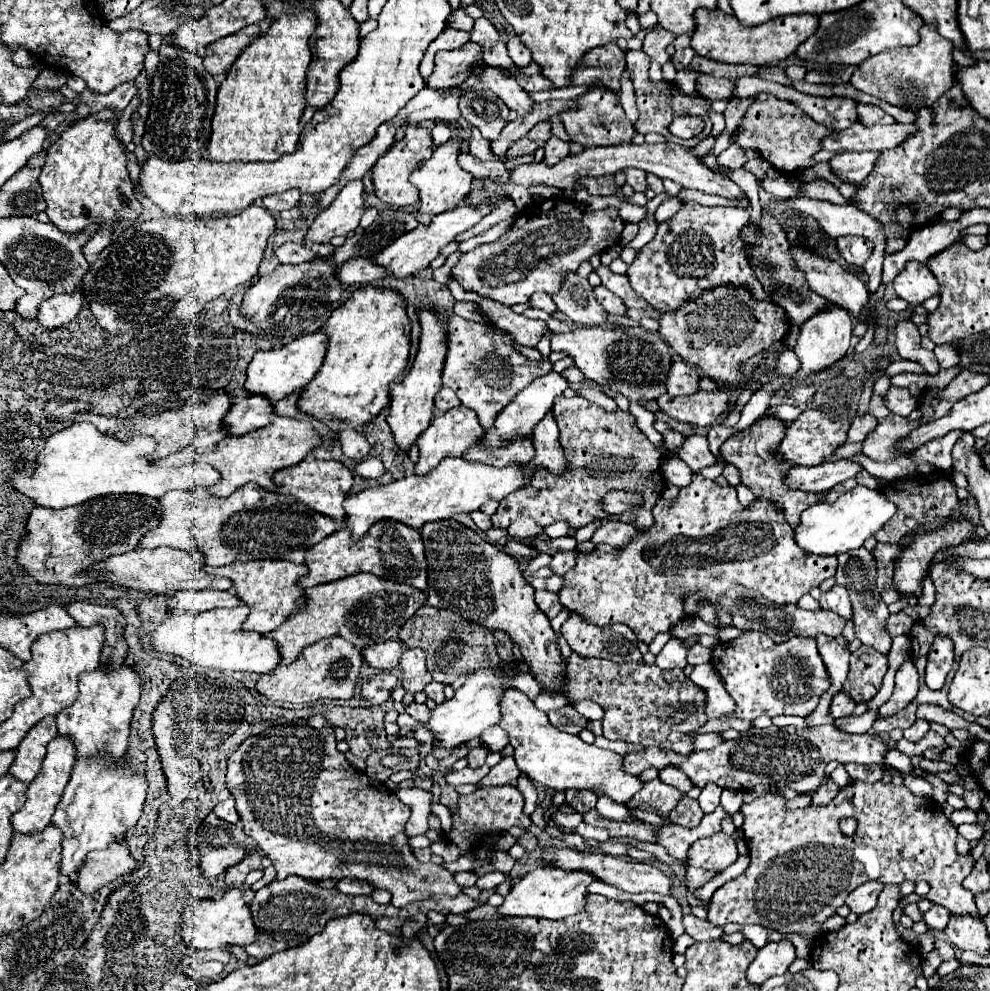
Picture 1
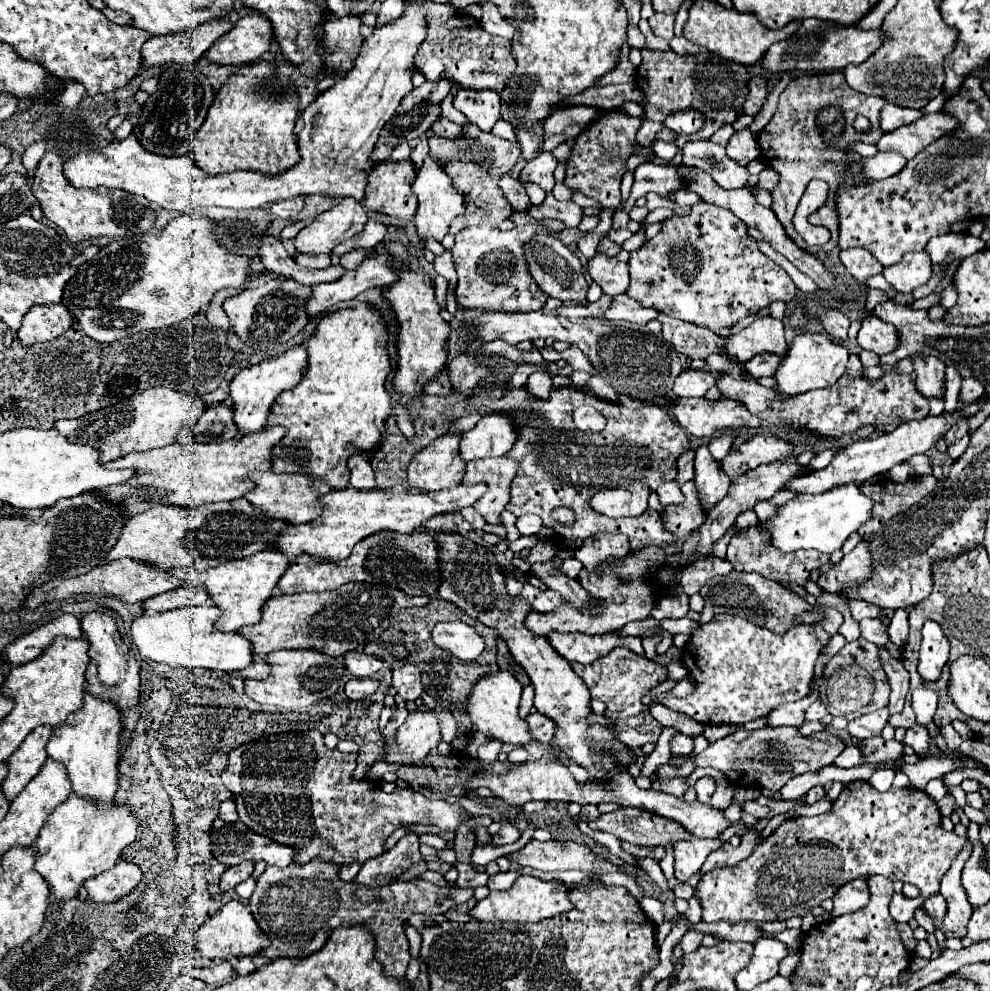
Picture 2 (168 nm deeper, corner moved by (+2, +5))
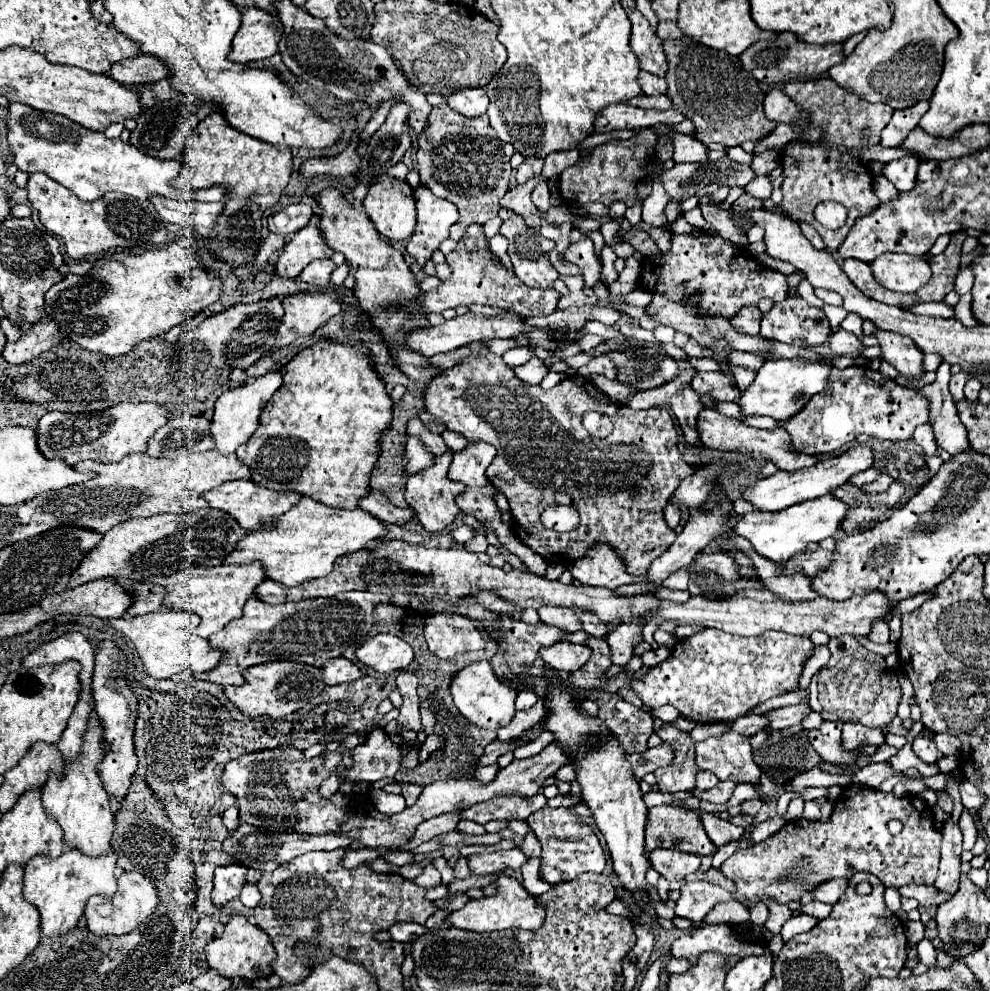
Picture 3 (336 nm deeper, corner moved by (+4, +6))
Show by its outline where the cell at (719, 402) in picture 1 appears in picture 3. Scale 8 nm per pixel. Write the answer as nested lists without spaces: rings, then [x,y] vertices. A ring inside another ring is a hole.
[[[716,407],[712,409],[702,409],[700,411],[700,417],[696,421],[696,429],[700,431],[700,441],[706,445],[706,447],[714,447],[714,449],[720,449],[720,451],[742,451],[742,453],[754,453],[754,457],[762,457],[762,459],[772,459],[778,469],[784,469],[784,471],[796,471],[800,467],[810,467],[814,465],[818,459],[812,457],[812,455],[802,455],[802,453],[792,453],[788,449],[790,445],[790,435],[776,427],[774,431],[770,429],[756,429],[756,427],[748,427],[744,425],[740,419],[734,419],[734,417],[726,417],[722,415]]]

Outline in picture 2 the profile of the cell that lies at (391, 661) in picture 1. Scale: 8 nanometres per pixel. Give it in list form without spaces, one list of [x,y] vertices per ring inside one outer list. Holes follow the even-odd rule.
[[[346,652],[344,656],[344,668],[358,678],[370,678],[372,674],[376,674],[382,668],[382,660],[374,658],[374,656],[366,656],[366,654],[358,654],[358,652]]]

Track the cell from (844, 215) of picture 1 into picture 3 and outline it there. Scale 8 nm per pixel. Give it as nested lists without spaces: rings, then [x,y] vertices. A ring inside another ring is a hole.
[[[914,303],[908,307],[908,311],[936,315],[936,317],[952,317],[952,307],[948,307],[944,303]]]

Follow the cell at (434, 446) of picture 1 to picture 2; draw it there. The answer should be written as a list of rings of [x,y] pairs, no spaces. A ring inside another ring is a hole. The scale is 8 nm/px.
[[[444,434],[424,448],[408,466],[408,486],[420,490],[442,490],[462,482],[466,464],[458,460],[462,434]]]

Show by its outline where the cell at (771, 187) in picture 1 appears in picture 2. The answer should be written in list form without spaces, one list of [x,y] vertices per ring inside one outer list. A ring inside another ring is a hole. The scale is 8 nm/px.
[[[686,142],[682,146],[682,164],[708,172],[724,190],[742,188],[748,180],[748,170],[724,154],[724,148],[710,142]]]

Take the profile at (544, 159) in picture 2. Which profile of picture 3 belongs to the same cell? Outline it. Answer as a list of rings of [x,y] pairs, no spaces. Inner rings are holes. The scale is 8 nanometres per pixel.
[[[534,175],[532,179],[528,179],[528,183],[516,185],[514,189],[508,189],[508,193],[500,199],[500,205],[502,205],[502,207],[508,207],[508,209],[512,209],[512,211],[516,211],[516,213],[520,213],[520,215],[524,215],[524,217],[528,217],[528,215],[542,215],[542,213],[534,207],[532,199],[530,199],[530,193],[532,193],[532,189],[534,189],[538,183],[546,183],[546,181],[548,181],[548,179],[546,179],[544,175]]]

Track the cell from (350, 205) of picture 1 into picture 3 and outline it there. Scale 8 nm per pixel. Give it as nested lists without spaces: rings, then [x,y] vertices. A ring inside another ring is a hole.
[[[310,221],[304,229],[300,229],[300,233],[294,233],[288,239],[288,243],[276,263],[276,275],[284,277],[284,279],[298,277],[300,271],[310,261],[332,257],[332,253],[334,251],[326,245],[324,235],[320,233],[320,227],[314,225],[314,221]]]

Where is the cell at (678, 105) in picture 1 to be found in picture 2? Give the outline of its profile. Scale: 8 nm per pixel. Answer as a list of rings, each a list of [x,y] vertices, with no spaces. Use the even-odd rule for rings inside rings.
[[[642,50],[642,66],[638,68],[634,82],[646,96],[646,118],[652,122],[662,122],[668,114],[680,110],[698,110],[706,116],[702,138],[710,138],[720,126],[732,124],[738,116],[742,116],[742,108],[748,94],[748,82],[752,72],[748,66],[724,60],[720,56],[680,56],[672,50]]]

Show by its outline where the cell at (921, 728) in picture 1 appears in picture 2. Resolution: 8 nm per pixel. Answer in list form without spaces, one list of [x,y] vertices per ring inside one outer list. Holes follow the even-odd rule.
[[[920,724],[908,728],[906,738],[904,738],[904,744],[912,746],[914,752],[916,752],[916,756],[926,758],[928,752],[930,752],[930,736],[928,736],[928,730],[924,726],[920,726]]]

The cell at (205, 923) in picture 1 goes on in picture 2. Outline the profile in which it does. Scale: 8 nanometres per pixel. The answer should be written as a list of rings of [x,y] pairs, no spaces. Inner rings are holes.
[[[238,900],[228,902],[216,916],[208,918],[198,932],[200,954],[208,960],[214,960],[214,962],[224,962],[224,960],[240,958],[240,956],[256,956],[262,950],[266,950],[268,946],[270,946],[268,936],[262,934],[262,930],[254,922],[254,916],[246,908],[246,904],[242,904]]]

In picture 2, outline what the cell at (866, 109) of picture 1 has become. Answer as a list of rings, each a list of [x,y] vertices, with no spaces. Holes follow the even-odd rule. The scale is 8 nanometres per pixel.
[[[886,104],[882,110],[882,130],[884,132],[892,132],[908,122],[914,122],[918,118],[922,118],[924,112],[922,110],[910,110],[910,108],[898,108],[894,104]]]

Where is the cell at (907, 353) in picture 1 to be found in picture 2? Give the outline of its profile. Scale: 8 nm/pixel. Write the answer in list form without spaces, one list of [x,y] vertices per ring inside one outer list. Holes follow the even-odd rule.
[[[920,354],[914,356],[916,366],[916,390],[924,398],[944,398],[944,370],[946,364],[938,358],[922,358]]]

